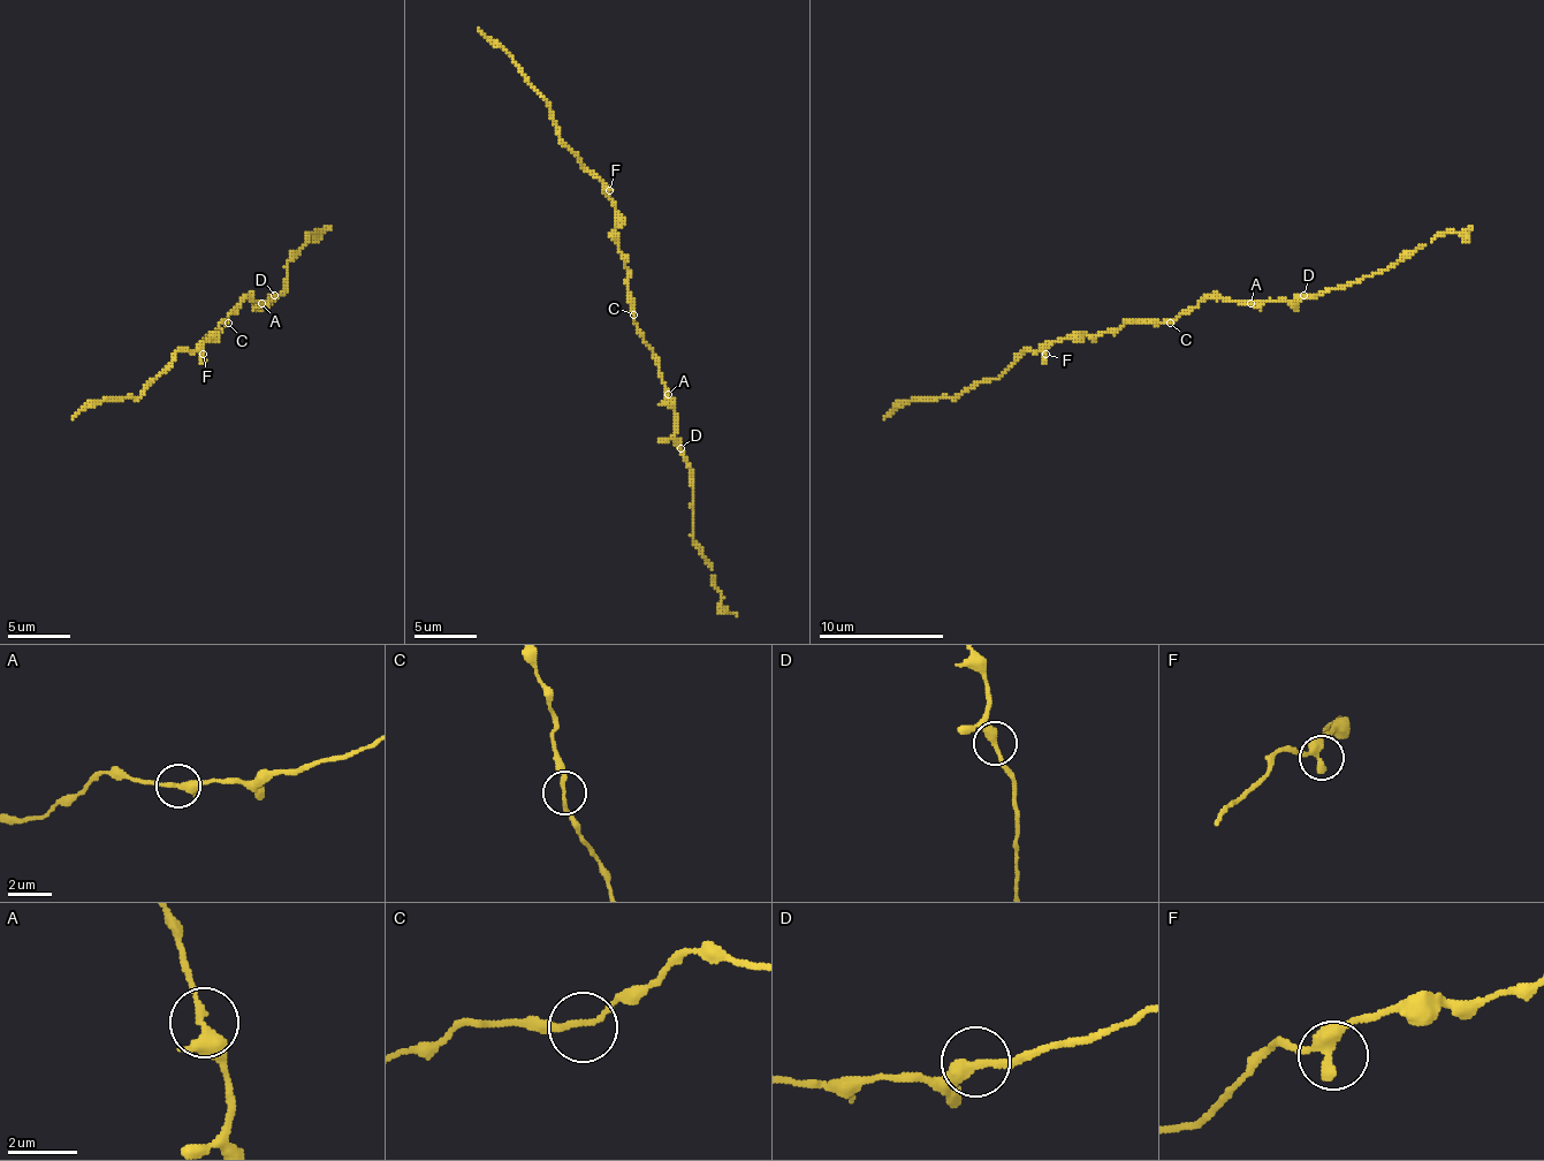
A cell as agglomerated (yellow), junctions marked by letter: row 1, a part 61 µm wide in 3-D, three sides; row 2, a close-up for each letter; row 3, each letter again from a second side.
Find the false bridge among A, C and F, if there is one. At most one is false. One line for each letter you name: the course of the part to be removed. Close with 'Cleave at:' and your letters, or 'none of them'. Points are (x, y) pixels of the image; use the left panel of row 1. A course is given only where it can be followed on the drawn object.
Cleave at: none of them

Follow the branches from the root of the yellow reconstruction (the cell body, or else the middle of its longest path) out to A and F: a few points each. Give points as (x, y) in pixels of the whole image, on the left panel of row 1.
A: (228, 319), (246, 298), (263, 304)
F: (228, 319), (210, 335), (200, 350), (203, 354)

